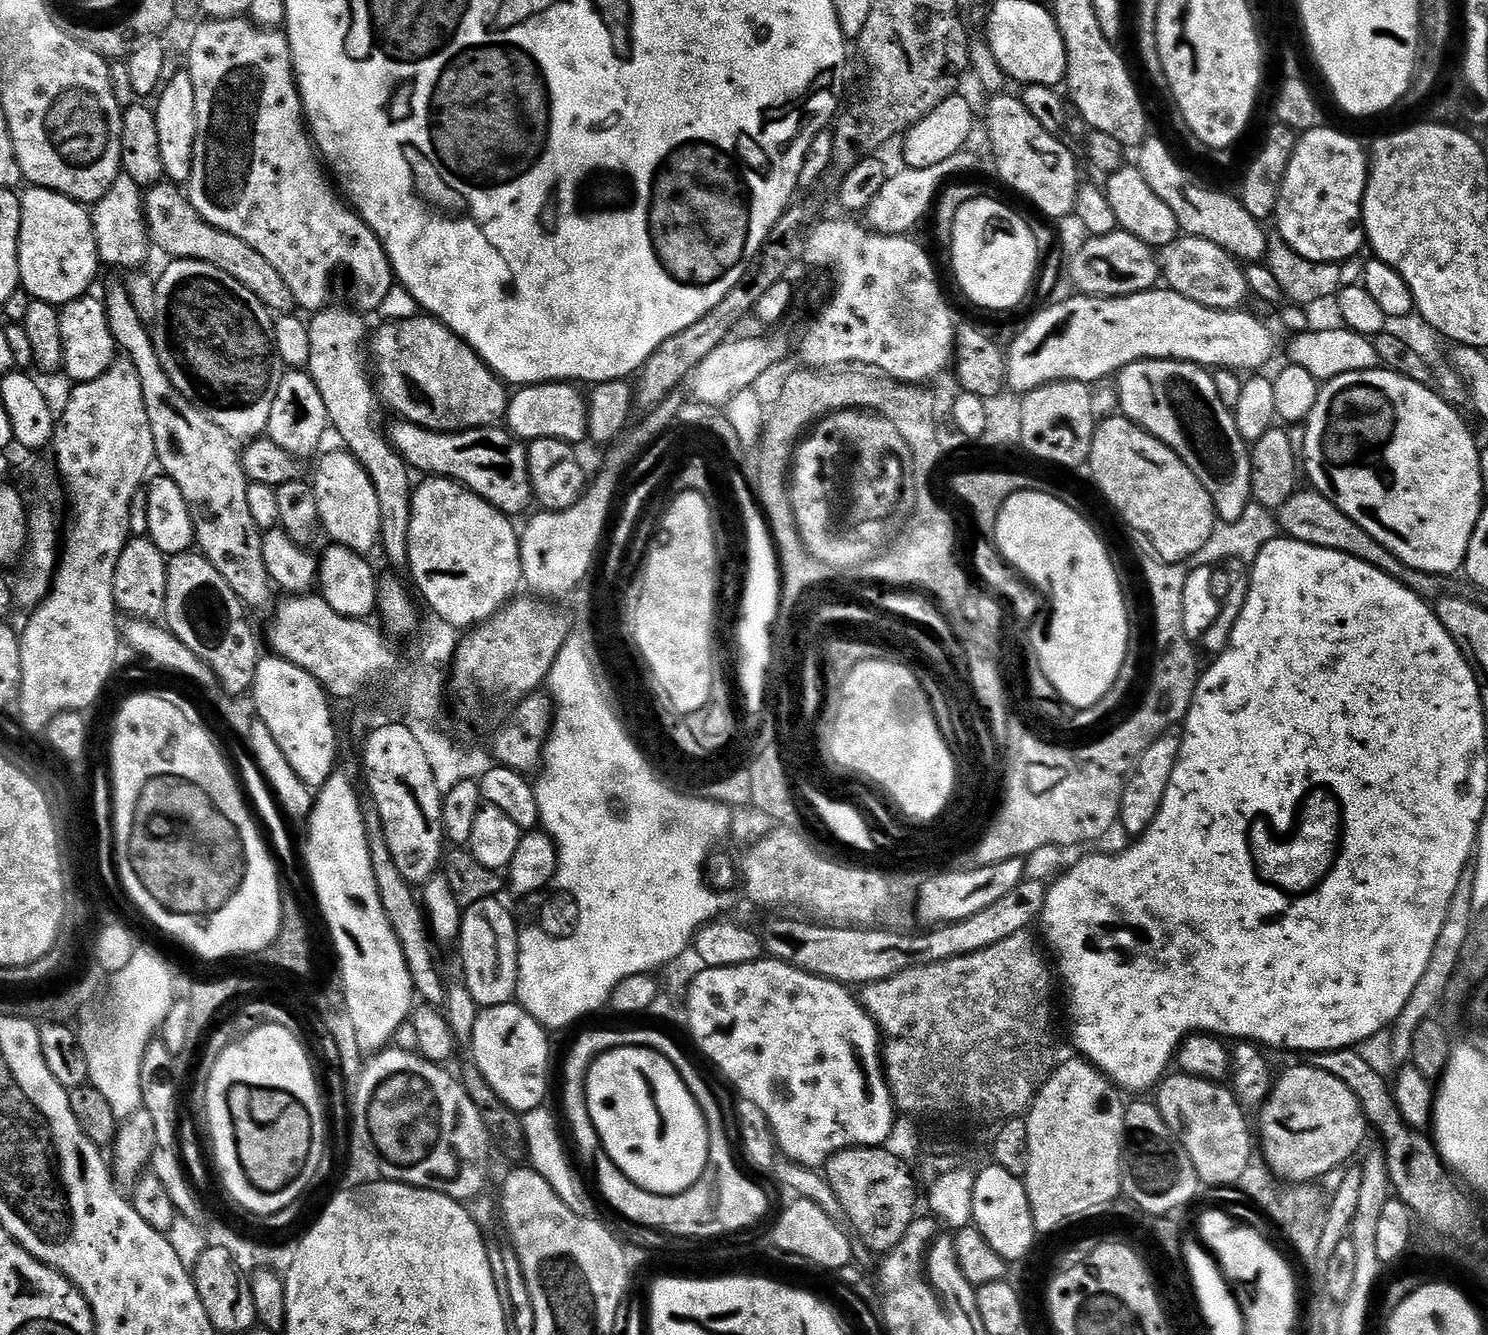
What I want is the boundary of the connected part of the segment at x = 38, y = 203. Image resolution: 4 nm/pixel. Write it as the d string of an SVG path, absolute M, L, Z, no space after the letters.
M28 186L25 189L19 193L18 243L15 245L19 283L33 301L53 306L71 305L89 291L92 271L101 263L89 209L45 188Z

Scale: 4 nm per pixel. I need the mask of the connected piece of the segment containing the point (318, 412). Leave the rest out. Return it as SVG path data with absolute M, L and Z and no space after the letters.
M289 369L285 372L277 384L275 381L264 432L268 439L286 453L297 459L306 460L317 450L325 430L328 430L328 414L324 400L307 371Z

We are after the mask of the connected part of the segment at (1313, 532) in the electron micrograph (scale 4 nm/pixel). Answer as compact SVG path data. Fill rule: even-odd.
M1296 490L1287 501L1278 509L1279 531L1287 539L1306 542L1310 546L1318 546L1326 550L1338 550L1342 554L1350 554L1378 570L1382 570L1387 576L1392 576L1395 580L1401 580L1408 588L1415 588L1421 594L1428 594L1434 584L1433 577L1427 572L1416 572L1412 568L1407 568L1400 563L1399 558L1390 554L1362 526L1355 522L1337 506L1333 500L1327 496L1321 496L1315 491L1307 490L1301 492Z

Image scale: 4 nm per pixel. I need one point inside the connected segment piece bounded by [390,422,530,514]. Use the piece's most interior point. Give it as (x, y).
(491, 462)

